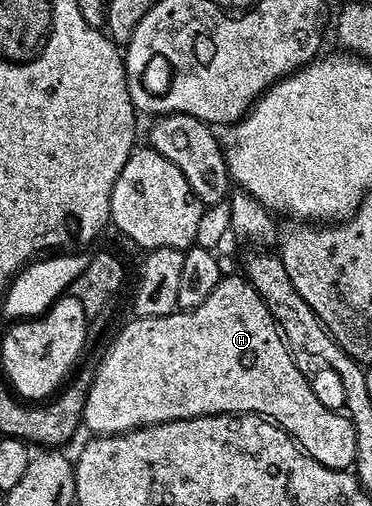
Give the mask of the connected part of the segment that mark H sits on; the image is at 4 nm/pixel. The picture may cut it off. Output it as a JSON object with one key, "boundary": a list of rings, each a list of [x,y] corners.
{"boundary":[[[227,274],[218,282],[216,289],[208,293],[208,297],[198,307],[193,307],[190,311],[175,310],[172,315],[161,315],[155,319],[144,319],[141,317],[131,318],[131,323],[119,333],[114,339],[114,344],[106,351],[106,356],[102,360],[97,360],[94,368],[94,379],[88,388],[88,397],[84,405],[82,422],[85,430],[90,430],[95,436],[99,435],[123,435],[125,431],[134,431],[138,427],[151,427],[157,423],[167,423],[168,421],[180,421],[181,419],[195,419],[205,415],[260,415],[264,419],[269,419],[272,423],[277,423],[283,427],[287,433],[298,442],[306,454],[320,461],[320,465],[331,467],[337,471],[344,471],[353,468],[356,453],[356,433],[354,424],[341,410],[333,411],[330,407],[325,407],[318,400],[316,392],[310,388],[311,380],[305,375],[301,375],[296,369],[294,358],[290,356],[290,350],[286,348],[286,343],[282,339],[282,332],[274,323],[274,318],[268,313],[264,301],[260,301],[260,293],[252,289],[252,285],[241,274]]]}

